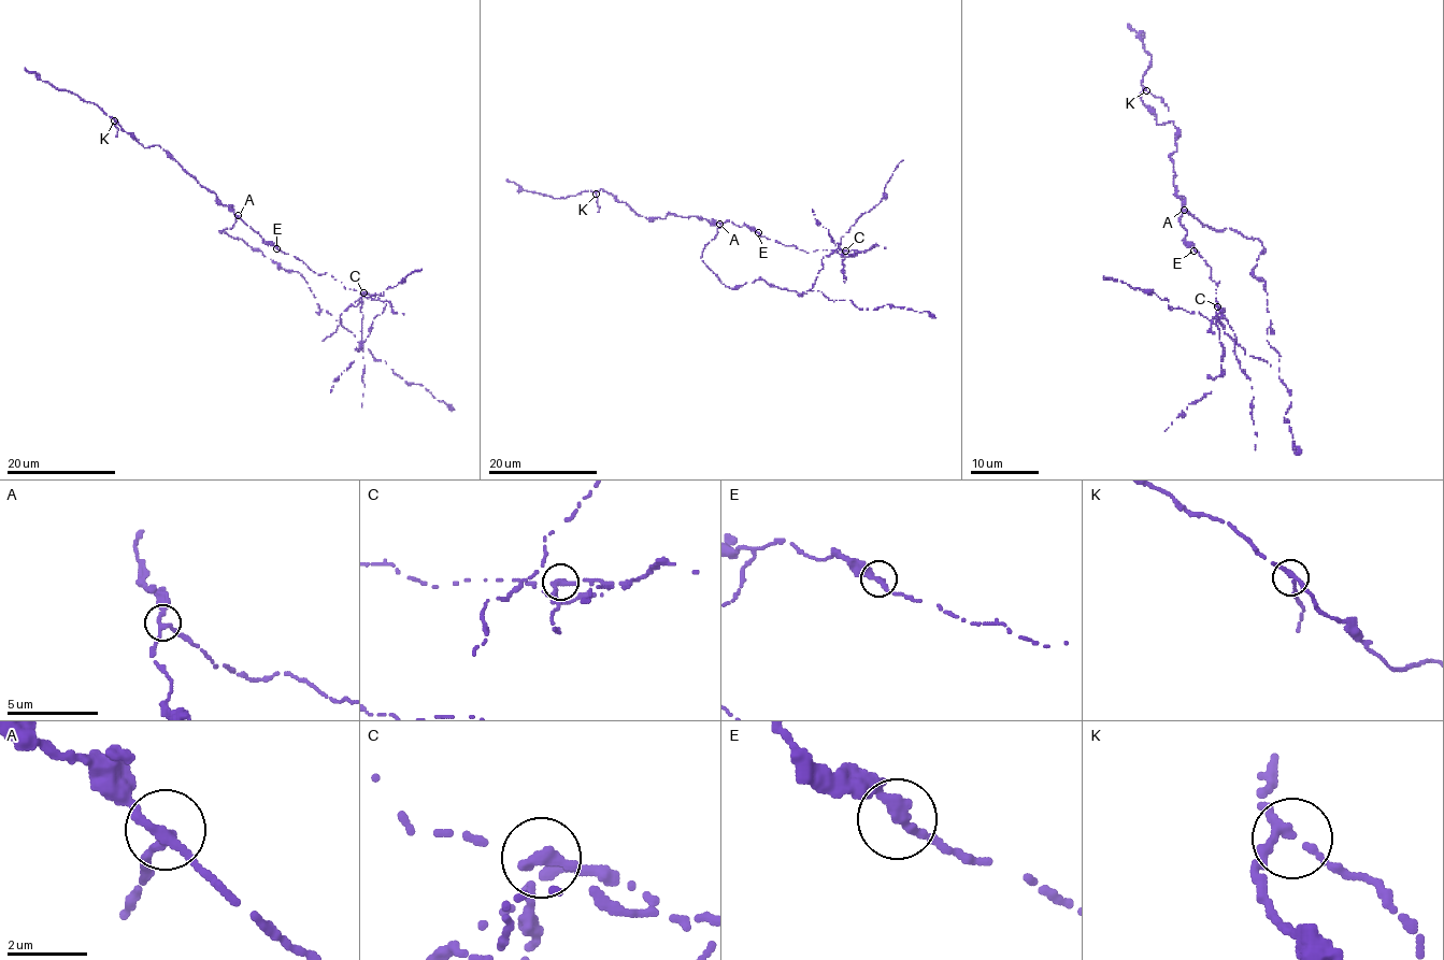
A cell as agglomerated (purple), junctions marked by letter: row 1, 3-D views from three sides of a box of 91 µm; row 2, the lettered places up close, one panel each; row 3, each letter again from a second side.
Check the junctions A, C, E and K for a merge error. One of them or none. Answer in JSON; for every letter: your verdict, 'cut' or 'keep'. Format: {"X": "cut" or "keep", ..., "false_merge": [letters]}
{"A": "keep", "C": "cut", "E": "keep", "K": "keep", "false_merge": ["C"]}

